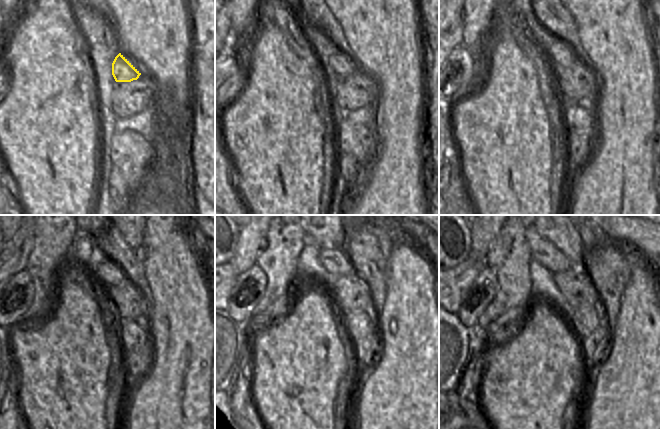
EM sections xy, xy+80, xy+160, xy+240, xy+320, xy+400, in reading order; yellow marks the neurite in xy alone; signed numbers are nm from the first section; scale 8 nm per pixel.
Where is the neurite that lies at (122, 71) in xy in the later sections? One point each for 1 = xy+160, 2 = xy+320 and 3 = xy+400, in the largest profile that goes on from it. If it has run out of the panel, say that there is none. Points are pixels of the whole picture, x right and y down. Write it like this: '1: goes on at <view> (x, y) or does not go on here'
1: goes on at xy+160 (558, 52)
2: goes on at xy+320 (333, 260)
3: goes on at xy+400 (542, 251)

